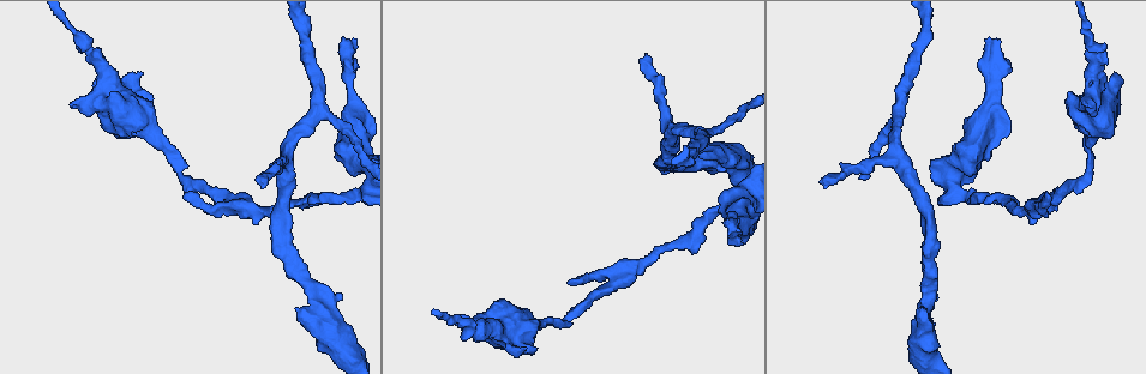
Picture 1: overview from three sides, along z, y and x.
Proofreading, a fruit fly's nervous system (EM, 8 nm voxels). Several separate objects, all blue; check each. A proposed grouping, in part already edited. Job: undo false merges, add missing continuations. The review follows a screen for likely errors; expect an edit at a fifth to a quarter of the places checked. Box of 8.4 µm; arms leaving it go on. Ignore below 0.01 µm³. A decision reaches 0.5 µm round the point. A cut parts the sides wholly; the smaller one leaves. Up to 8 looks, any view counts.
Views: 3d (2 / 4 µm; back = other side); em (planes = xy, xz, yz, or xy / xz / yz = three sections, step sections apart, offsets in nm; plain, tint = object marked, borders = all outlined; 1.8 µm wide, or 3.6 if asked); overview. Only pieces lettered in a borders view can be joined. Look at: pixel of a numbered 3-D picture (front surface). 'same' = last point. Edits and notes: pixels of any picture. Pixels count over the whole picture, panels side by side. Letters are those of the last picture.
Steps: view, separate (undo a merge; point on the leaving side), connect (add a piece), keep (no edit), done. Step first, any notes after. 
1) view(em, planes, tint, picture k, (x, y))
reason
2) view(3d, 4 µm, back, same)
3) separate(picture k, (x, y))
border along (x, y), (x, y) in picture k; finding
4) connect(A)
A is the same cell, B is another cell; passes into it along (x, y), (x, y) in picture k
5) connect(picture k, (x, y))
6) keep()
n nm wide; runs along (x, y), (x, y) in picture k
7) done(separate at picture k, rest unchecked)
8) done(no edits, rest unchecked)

view(em, planes, borders, picture 1, (356, 62))
an open end

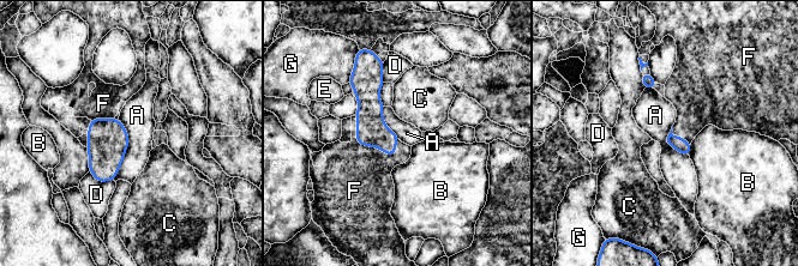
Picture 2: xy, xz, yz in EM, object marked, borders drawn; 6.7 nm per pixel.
connect(F)
F is the same cell, A, B, C, D, E and G are other cells; it goes on there

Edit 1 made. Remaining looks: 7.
view(overview)

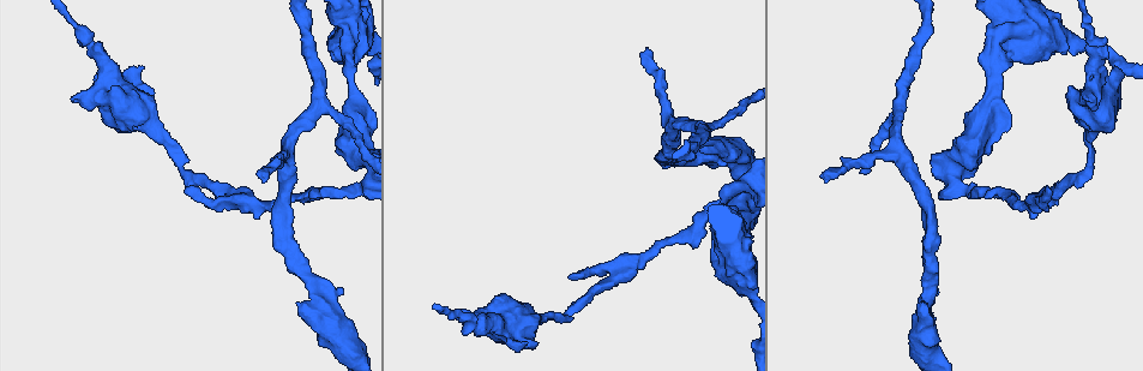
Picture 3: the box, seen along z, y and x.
view(3d, 2 µm, picture 3, (899, 109))
abrupt turn

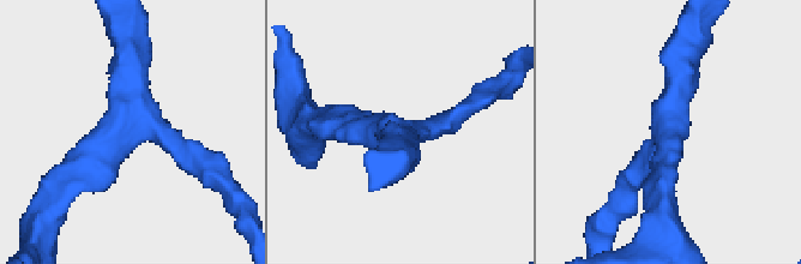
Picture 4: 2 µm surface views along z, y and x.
view(em, yz, step 4, tint, picture 4, (118, 122))
3 arms; arms of 170, 220, 260 nm; need the tissue

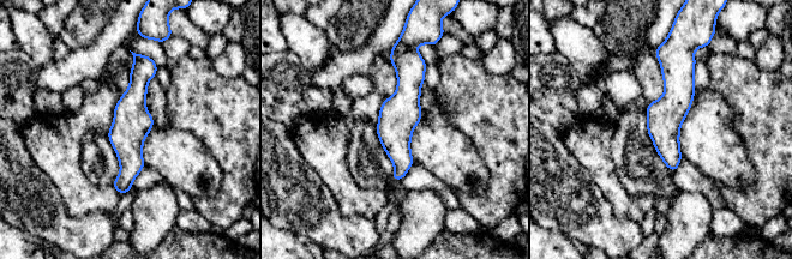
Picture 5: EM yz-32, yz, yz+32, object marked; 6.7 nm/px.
view(em, planes, borders, same)

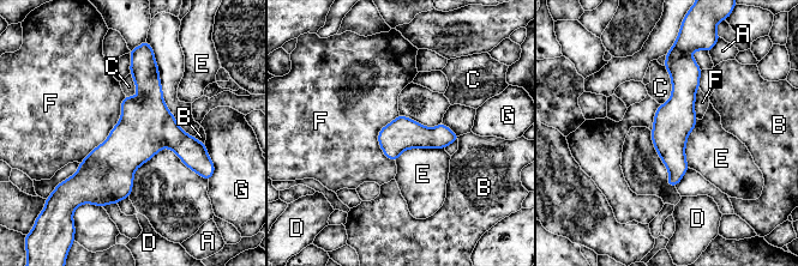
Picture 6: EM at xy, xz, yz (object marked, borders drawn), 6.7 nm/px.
keep()
A, B, C, D, E, F and G are other cells; continuous, no second neuron

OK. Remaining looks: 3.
view(em, planes, borders, picture 3, (262, 179))
an open end

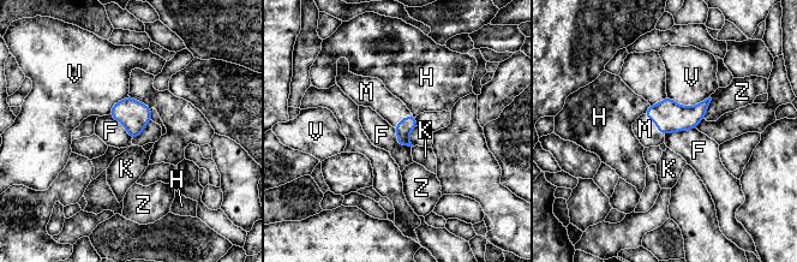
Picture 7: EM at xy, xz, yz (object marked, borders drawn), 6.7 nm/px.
connect(M)
V touches over 280 nm; M is the same cell, F, H, K, V and Z are other cells; passes into it along (669, 115), (655, 124), (645, 129) in picture 7; it goes on there

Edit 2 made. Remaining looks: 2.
done(connect at picture 2, connect at picture 7, rest unchecked)

